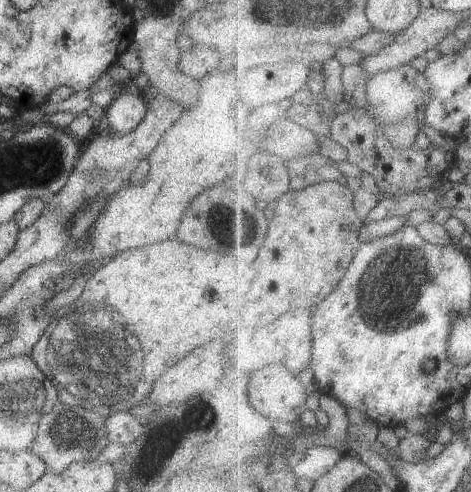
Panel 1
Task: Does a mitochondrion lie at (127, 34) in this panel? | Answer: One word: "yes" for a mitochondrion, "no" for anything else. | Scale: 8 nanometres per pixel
no

